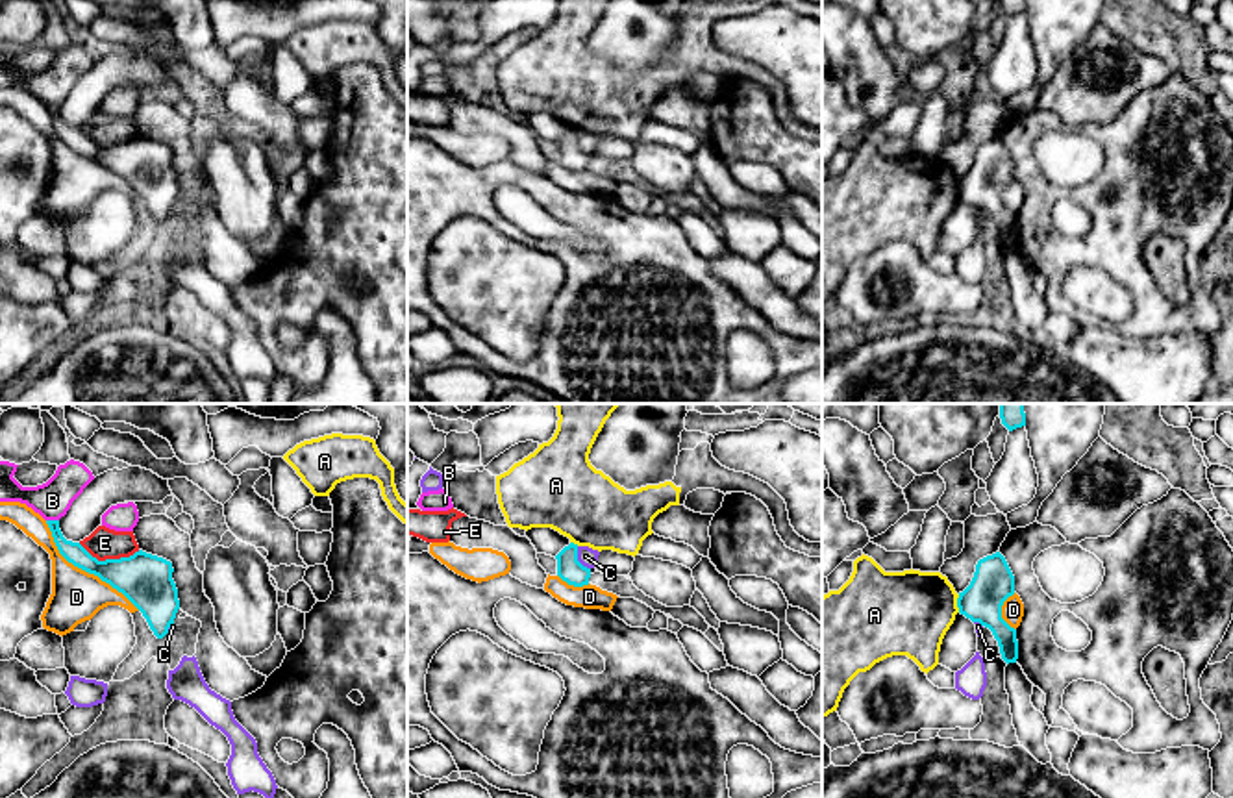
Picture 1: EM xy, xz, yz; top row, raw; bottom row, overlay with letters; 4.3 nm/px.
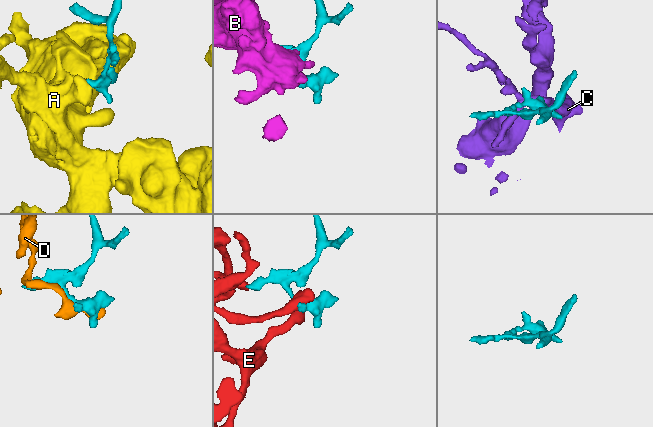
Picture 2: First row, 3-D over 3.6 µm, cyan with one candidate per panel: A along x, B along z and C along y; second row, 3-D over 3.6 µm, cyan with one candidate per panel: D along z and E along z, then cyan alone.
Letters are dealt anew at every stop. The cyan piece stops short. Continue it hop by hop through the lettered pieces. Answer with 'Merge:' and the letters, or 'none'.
Merge: none

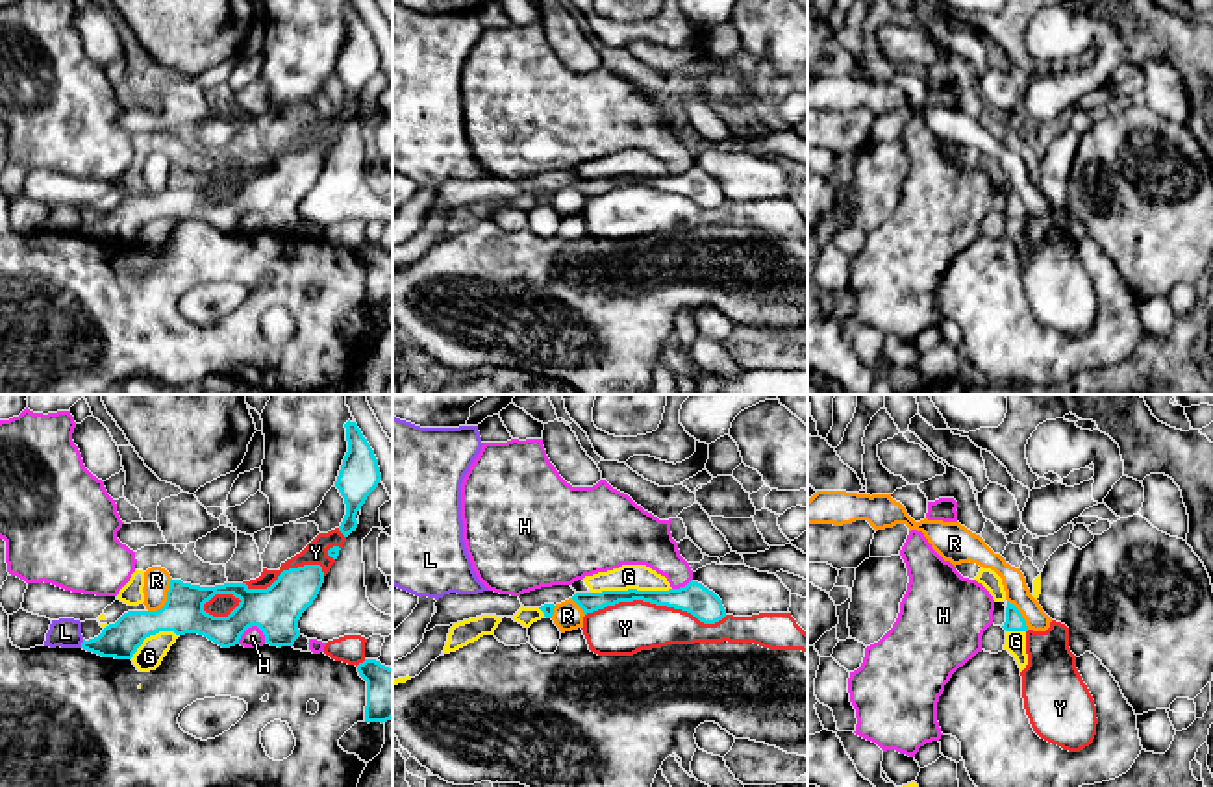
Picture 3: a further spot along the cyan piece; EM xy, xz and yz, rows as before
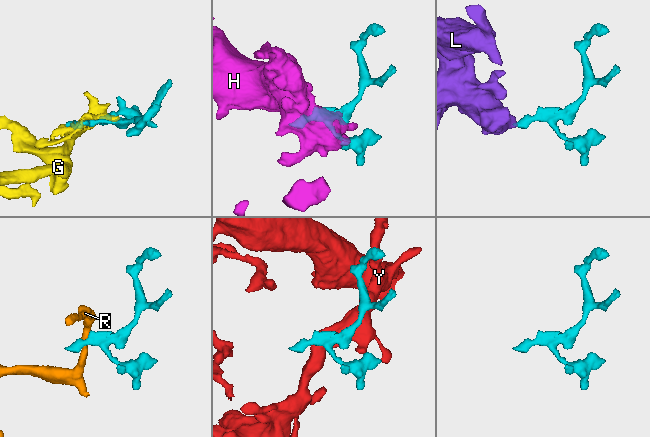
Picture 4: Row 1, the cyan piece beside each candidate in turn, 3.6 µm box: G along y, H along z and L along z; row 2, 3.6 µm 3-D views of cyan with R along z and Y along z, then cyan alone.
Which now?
Merge: none

